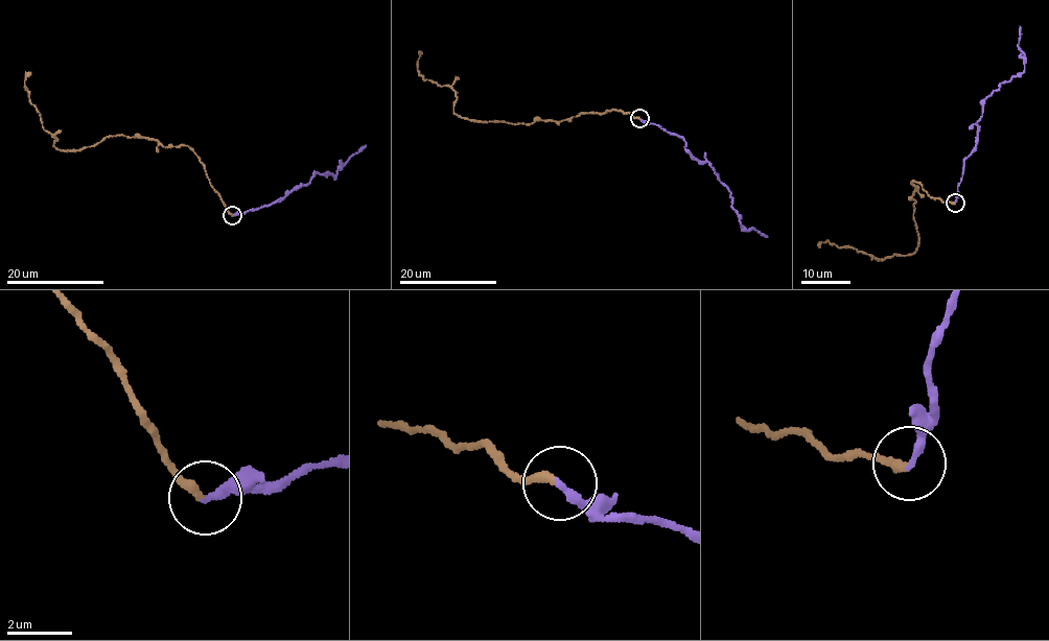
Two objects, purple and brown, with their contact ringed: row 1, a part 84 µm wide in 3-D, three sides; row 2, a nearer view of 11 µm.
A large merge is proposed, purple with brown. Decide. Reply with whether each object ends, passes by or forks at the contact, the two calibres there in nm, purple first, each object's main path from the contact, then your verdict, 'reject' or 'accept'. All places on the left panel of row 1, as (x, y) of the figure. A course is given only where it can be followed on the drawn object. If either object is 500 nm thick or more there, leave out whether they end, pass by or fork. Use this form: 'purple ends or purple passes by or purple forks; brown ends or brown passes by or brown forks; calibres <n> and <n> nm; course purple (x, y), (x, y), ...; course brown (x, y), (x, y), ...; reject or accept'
purple ends; brown ends; calibres 240 and 280 nm; course purple (233, 215), (275, 203), (307, 184), (312, 174), (336, 175), (336, 171), (366, 145); course brown (233, 215), (187, 146), (109, 135), (77, 150), (53, 145), (55, 137), (43, 127), (29, 97), (27, 76); reject

